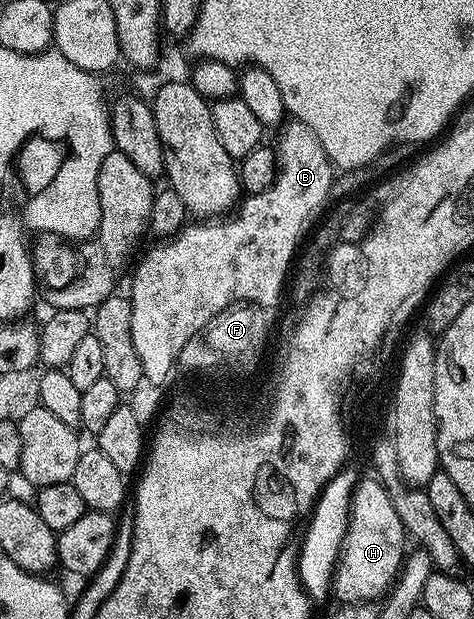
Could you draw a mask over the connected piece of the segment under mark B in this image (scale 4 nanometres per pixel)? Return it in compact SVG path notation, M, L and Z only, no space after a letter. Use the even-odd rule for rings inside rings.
M284 121L278 134L277 173L269 188L256 194L247 194L222 220L195 220L184 225L170 238L156 241L156 246L143 259L140 257L134 263L135 275L131 278L129 293L131 335L133 348L137 348L137 360L141 360L143 377L148 383L163 378L179 346L232 298L254 298L259 302L273 303L276 296L284 297L289 271L312 225L311 217L328 204L337 170L332 166L325 148L321 148L321 140L313 136L304 122Z

